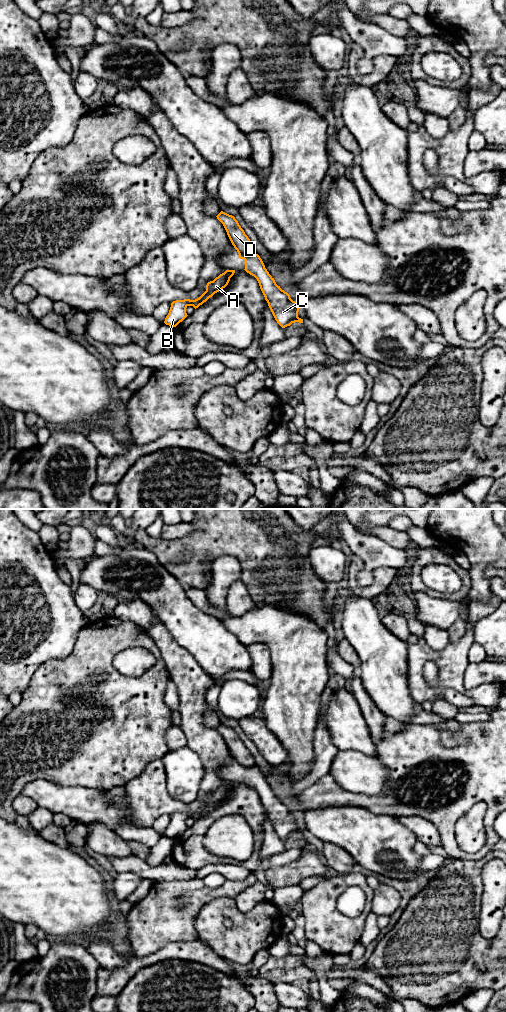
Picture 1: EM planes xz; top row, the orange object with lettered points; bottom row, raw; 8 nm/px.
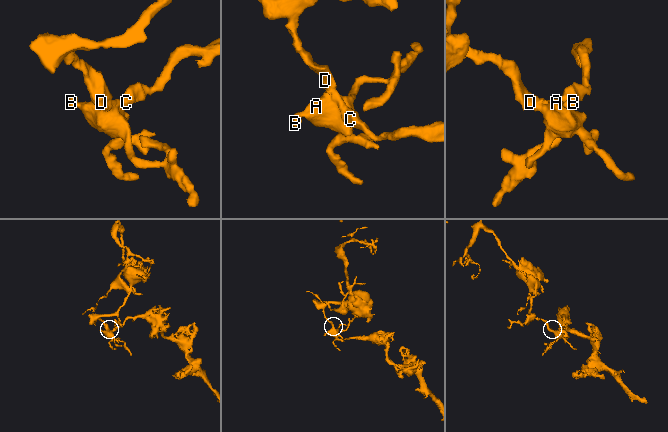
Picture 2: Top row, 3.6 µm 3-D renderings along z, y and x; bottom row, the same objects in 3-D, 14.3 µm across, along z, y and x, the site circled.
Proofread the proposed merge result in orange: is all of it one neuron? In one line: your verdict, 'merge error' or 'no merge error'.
merge error

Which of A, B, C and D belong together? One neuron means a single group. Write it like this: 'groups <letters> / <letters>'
groups A B D / C

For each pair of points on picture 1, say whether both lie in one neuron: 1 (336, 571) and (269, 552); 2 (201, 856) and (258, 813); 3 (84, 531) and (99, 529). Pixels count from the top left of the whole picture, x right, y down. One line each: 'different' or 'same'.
1: different
2: same
3: different

